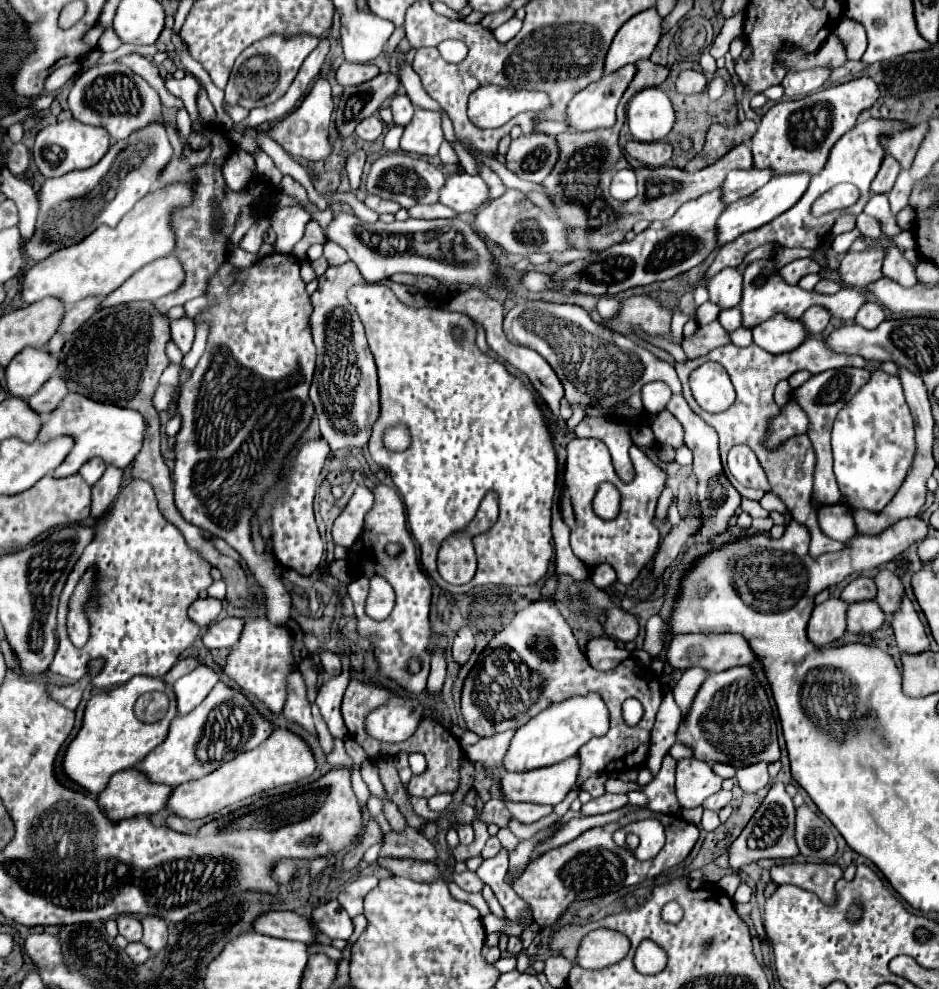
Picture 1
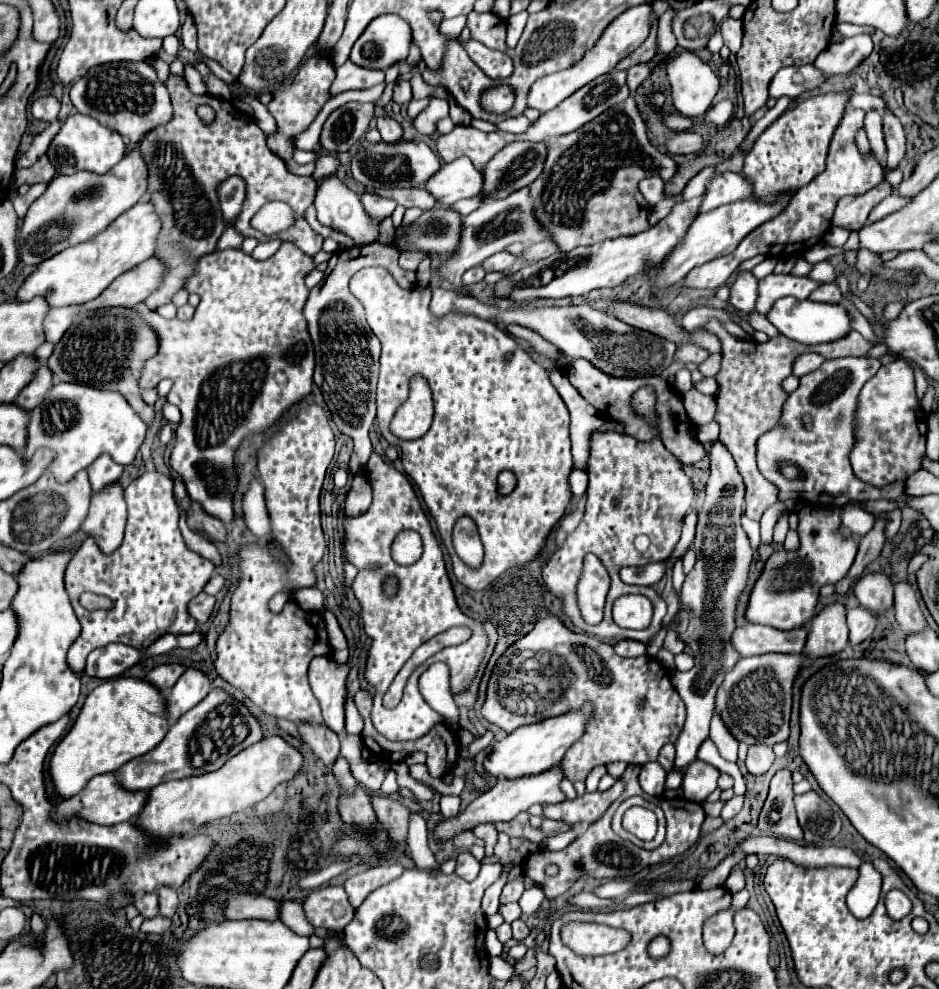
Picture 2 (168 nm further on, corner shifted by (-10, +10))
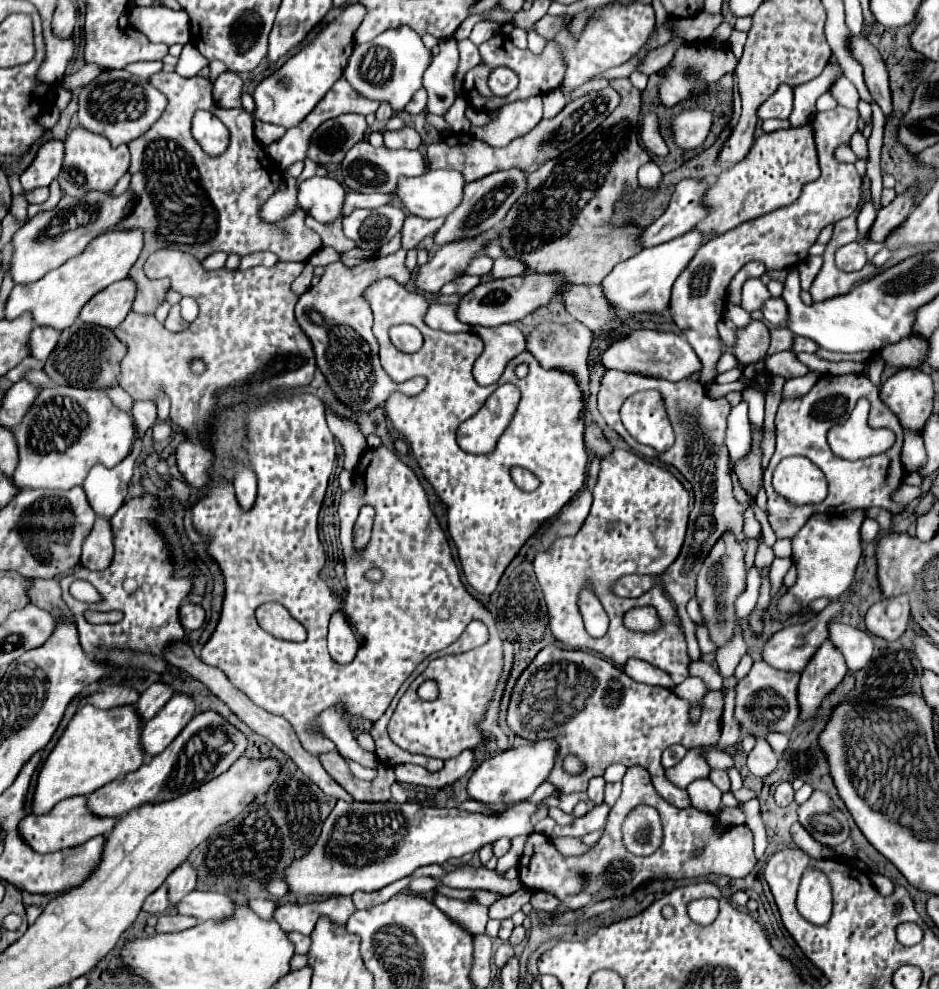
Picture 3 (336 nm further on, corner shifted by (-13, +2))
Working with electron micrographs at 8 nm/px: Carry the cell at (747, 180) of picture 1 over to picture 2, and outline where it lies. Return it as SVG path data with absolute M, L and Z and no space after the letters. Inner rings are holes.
M736 172L716 174L706 182L706 194L698 208L698 214L714 210L724 204L746 200L748 196L752 196L752 184L742 174Z

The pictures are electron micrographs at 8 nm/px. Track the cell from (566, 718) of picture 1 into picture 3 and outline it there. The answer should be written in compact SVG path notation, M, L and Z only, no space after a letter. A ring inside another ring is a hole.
M537 740L525 746L509 748L485 760L471 776L467 784L467 792L473 800L481 802L501 802L501 804L515 804L529 798L537 786L541 786L555 766L555 758L559 752L559 744L555 740Z

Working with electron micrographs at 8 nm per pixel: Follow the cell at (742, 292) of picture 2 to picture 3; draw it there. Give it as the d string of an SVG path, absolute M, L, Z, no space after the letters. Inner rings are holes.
M781 298L765 300L759 310L761 310L765 322L771 326L779 326L781 322L785 322L785 302Z

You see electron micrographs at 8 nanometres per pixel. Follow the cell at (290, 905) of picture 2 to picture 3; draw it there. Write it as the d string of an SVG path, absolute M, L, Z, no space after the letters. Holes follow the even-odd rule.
M265 898L249 900L249 906L251 906L251 910L253 910L257 916L261 916L263 920L273 920L273 914L275 914L275 908L277 908L275 902L265 900Z

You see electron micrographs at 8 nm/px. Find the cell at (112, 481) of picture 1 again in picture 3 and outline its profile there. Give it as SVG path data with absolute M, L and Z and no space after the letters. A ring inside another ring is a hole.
M97 516L93 530L83 542L83 556L81 564L89 570L107 570L113 562L115 554L115 544L113 544L113 528L109 520L103 520Z

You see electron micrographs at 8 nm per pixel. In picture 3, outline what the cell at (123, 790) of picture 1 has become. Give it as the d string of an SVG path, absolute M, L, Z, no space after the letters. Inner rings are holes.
M73 796L73 798L61 800L61 804L57 804L57 808L53 808L53 812L49 814L43 814L43 816L29 814L25 820L21 820L21 836L37 852L55 852L61 848L79 846L97 834L109 834L115 824L117 820L113 818L95 816L87 808L87 796Z

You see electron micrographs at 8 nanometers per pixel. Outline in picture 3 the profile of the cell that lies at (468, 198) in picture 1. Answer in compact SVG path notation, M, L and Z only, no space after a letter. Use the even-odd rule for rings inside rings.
M429 170L425 176L401 180L397 196L405 208L421 218L449 216L463 202L465 178L457 170Z

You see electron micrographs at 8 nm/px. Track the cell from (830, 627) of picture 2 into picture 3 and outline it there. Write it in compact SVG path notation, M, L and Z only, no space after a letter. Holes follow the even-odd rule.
M827 638L801 674L799 684L801 720L807 720L817 712L825 694L829 694L843 680L845 672L847 672L845 658L833 646L831 638Z

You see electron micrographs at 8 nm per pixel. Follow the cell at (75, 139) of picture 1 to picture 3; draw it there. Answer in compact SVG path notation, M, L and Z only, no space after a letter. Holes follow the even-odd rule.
M73 128L65 138L65 158L61 176L69 180L73 186L81 186L85 190L101 190L109 192L117 184L117 180L127 172L129 168L129 148L127 144L121 144L117 148L111 146L111 142L105 136L93 134L85 128Z

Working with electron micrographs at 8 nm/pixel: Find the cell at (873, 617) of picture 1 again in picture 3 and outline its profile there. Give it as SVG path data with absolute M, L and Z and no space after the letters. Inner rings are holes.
M831 622L829 636L831 636L833 644L845 656L849 670L861 670L871 660L873 638L869 632L863 632L855 626L849 626L849 624Z

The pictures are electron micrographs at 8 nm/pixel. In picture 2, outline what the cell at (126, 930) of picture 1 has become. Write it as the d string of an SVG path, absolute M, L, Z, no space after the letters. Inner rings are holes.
M146 892L146 894L140 894L136 900L134 900L134 906L140 910L140 914L144 918L154 918L158 914L158 896L156 892Z

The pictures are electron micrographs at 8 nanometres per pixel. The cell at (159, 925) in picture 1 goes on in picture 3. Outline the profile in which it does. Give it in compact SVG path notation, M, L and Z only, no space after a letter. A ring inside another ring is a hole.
M185 862L181 864L179 868L175 868L171 872L171 876L165 880L167 888L169 888L169 906L171 908L177 908L177 904L189 894L195 890L195 884L197 884L197 876L193 872L193 868Z

